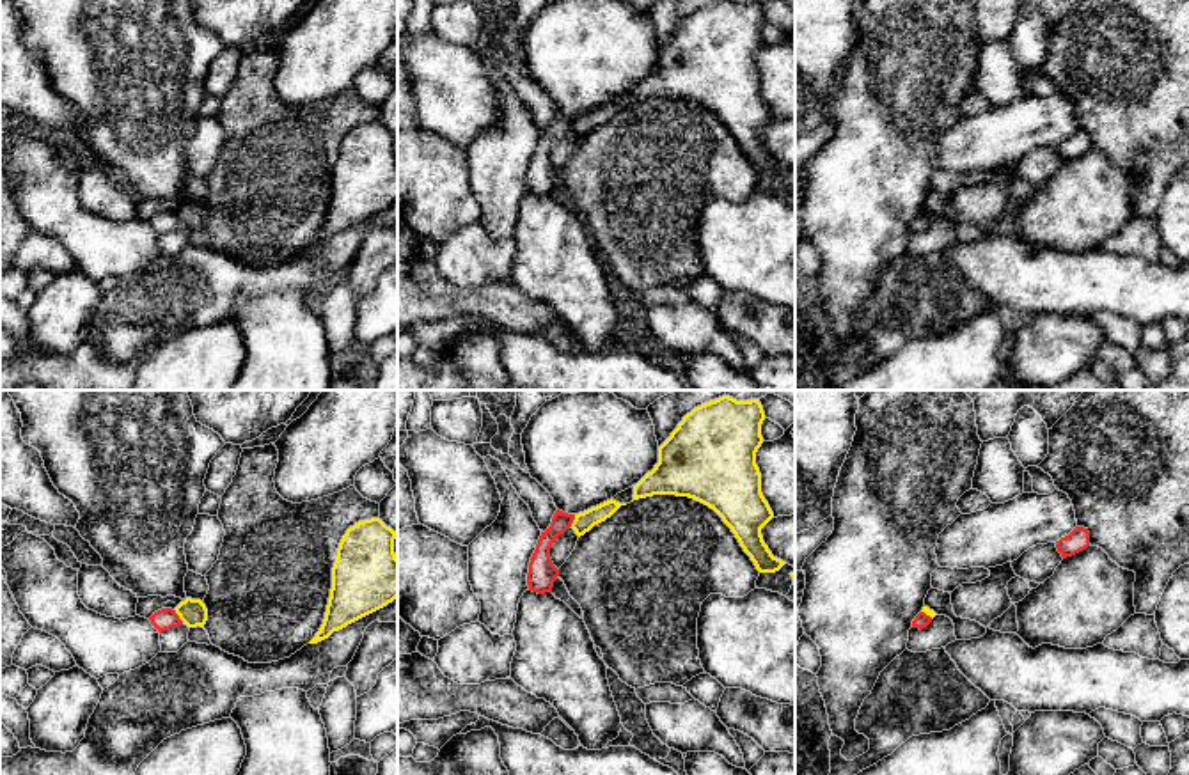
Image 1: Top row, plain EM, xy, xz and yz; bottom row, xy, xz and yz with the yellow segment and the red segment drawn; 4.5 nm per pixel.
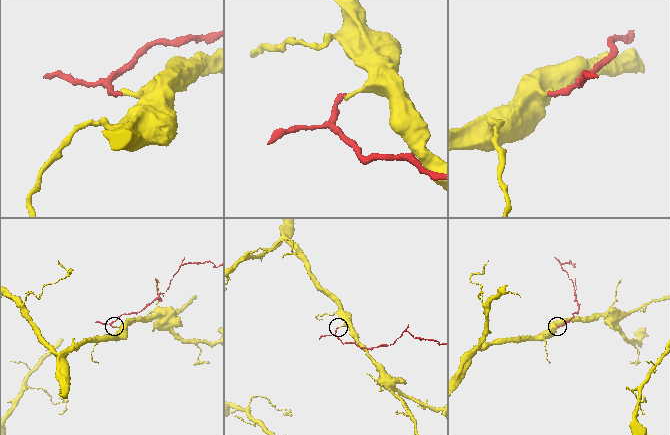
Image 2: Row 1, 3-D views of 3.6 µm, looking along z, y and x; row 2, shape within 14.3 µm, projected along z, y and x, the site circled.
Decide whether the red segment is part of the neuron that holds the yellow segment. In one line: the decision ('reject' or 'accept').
reject

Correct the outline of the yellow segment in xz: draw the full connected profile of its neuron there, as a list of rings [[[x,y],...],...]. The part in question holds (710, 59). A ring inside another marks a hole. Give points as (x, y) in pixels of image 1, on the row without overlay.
[[[719,0],[694,11],[658,50],[658,66],[634,89],[634,103],[676,98],[708,108],[731,131],[756,172],[776,176],[786,165],[772,158],[761,138],[761,131],[774,121],[761,96],[761,76],[756,67],[756,55],[763,46],[763,23],[765,14],[760,2]]]

